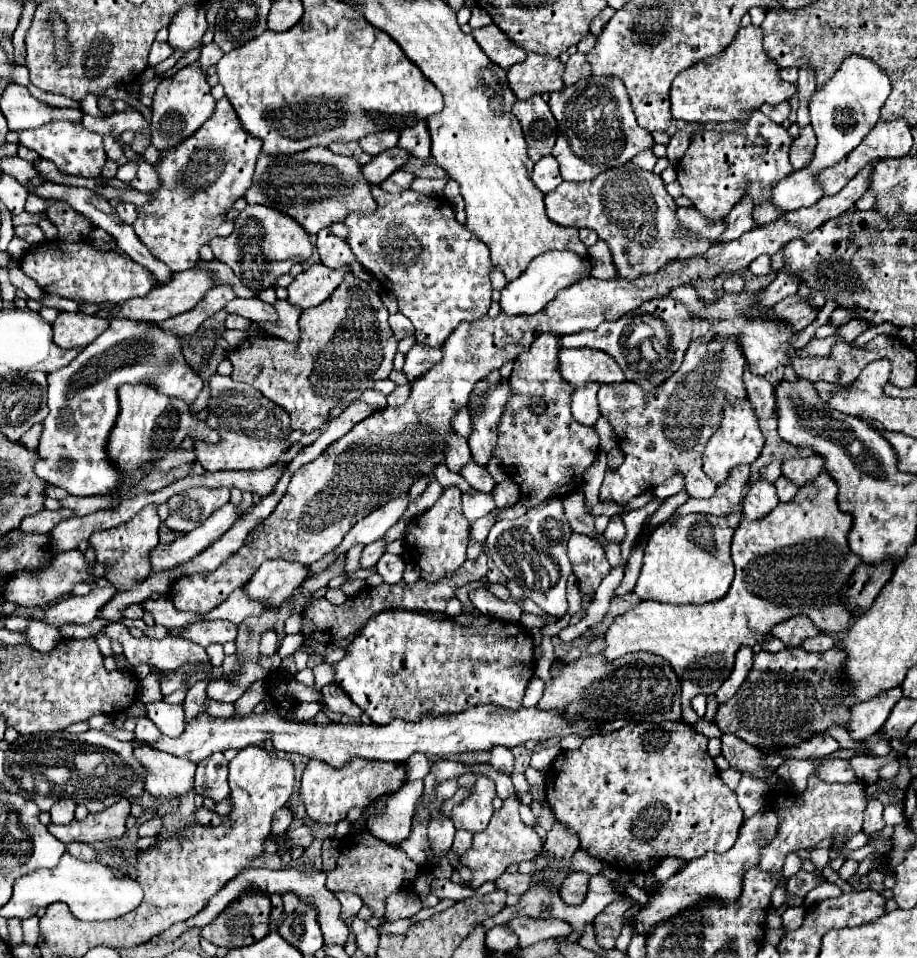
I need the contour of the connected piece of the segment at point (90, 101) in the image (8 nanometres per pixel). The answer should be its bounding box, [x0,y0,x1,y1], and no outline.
[82,94,107,118]

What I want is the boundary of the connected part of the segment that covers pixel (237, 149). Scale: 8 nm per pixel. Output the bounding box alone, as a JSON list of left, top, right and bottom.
[134,98,260,272]

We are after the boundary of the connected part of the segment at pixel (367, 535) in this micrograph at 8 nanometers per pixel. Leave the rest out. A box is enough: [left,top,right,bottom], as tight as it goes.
[338,494,410,554]

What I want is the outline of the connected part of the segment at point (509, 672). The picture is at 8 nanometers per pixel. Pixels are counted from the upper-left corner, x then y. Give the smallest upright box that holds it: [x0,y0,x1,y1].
[334,610,532,724]

